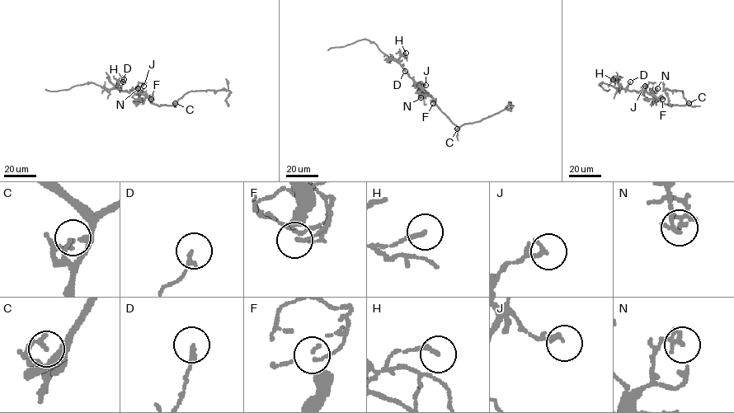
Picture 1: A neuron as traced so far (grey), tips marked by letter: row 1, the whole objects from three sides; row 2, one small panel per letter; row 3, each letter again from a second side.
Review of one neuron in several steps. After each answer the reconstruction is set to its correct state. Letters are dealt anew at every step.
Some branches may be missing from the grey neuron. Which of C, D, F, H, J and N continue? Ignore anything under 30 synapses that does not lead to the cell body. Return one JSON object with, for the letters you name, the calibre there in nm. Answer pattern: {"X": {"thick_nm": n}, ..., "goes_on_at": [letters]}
{"goes_on_at": []}

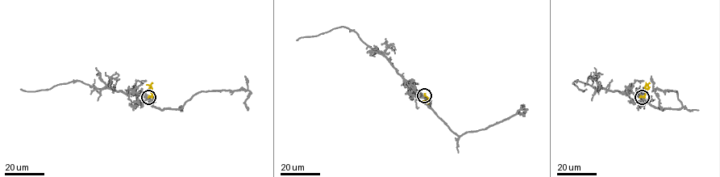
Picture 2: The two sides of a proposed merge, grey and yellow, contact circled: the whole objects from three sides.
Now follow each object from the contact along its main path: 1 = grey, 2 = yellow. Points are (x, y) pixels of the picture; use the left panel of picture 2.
1: (148, 97), (110, 88), (96, 88), (78, 80), (48, 90), (20, 90)
2: (148, 97), (151, 95), (152, 90), (146, 85)

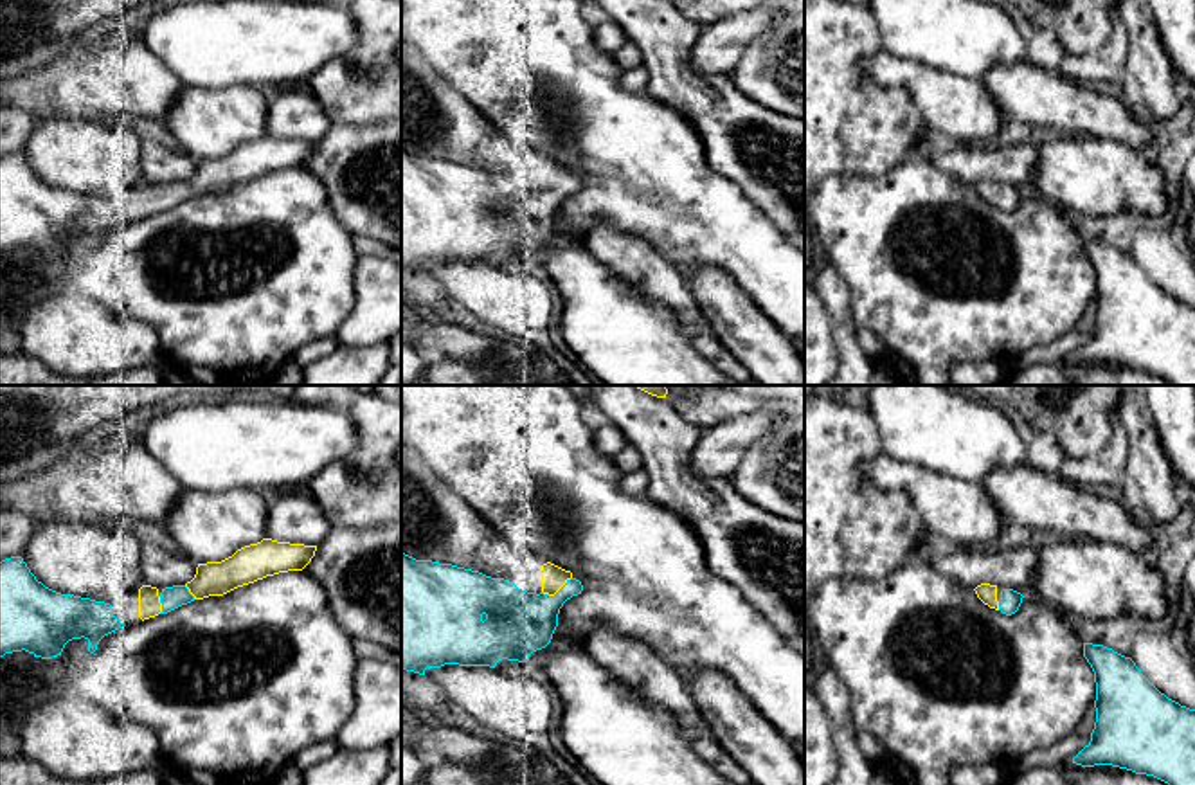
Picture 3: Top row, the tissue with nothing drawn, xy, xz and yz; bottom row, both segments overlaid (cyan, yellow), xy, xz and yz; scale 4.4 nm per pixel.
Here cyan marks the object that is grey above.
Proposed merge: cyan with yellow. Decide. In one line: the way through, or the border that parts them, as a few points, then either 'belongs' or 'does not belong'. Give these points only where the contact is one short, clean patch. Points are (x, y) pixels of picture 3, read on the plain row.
across xz (517, 220), (530, 216), (558, 188), (553, 175) | belongs

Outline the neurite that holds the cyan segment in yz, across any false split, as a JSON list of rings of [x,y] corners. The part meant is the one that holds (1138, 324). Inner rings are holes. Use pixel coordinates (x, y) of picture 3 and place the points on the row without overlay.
[[[1083,239],[1083,254],[1094,268],[1096,319],[1091,338],[1073,355],[1073,360],[1112,362],[1154,373],[1172,385],[1195,385],[1195,306],[1168,295],[1130,254],[1112,245]]]

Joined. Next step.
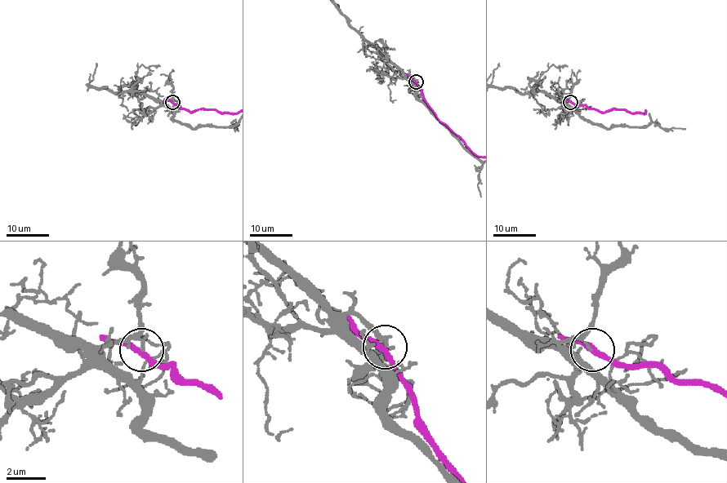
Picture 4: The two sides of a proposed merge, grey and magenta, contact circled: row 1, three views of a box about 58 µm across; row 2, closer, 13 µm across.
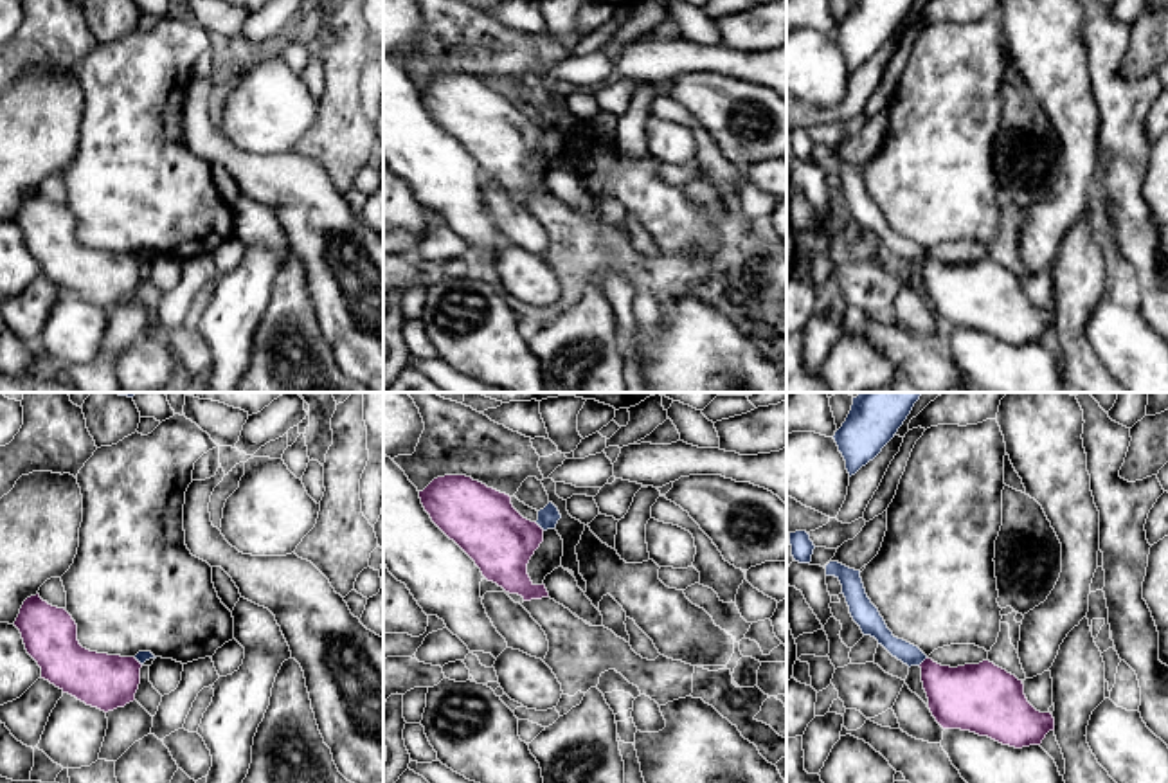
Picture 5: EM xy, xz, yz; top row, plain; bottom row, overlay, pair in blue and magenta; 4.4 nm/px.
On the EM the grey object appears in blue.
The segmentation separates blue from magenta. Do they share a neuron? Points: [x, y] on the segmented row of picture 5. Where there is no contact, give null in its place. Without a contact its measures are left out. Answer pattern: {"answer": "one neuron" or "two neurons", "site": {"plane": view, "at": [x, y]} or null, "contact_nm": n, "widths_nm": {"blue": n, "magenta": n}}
{"answer": "two neurons", "site": {"plane": "xz", "at": [540, 526]}, "contact_nm": 60, "widths_nm": {"blue": 90, "magenta": 300}}

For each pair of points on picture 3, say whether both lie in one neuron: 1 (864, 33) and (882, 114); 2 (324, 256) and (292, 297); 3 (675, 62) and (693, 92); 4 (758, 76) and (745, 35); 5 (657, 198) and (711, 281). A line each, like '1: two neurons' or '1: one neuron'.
1: one neuron
2: one neuron
3: one neuron
4: two neurons
5: two neurons

